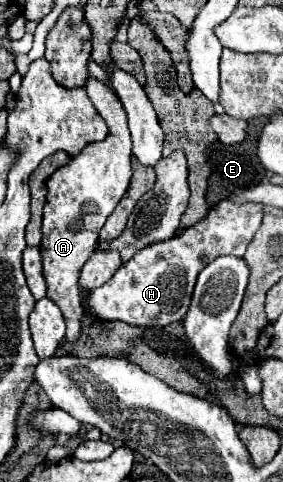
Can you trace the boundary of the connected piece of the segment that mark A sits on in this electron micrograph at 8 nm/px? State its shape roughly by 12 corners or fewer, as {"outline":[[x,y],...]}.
{"outline":[[90,78],[108,124],[46,182],[40,254],[66,340],[82,332],[78,272],[130,184],[116,94]]}

